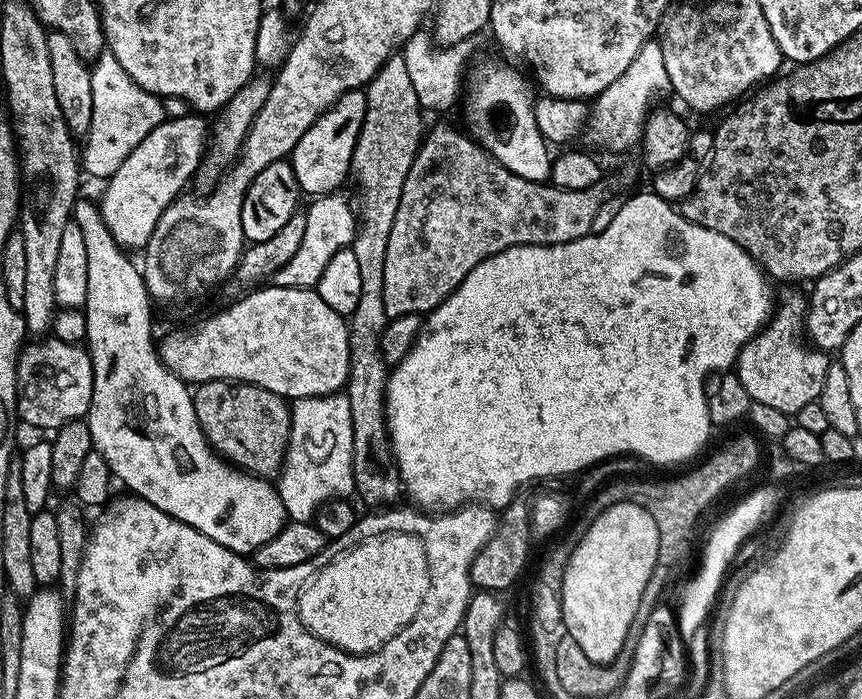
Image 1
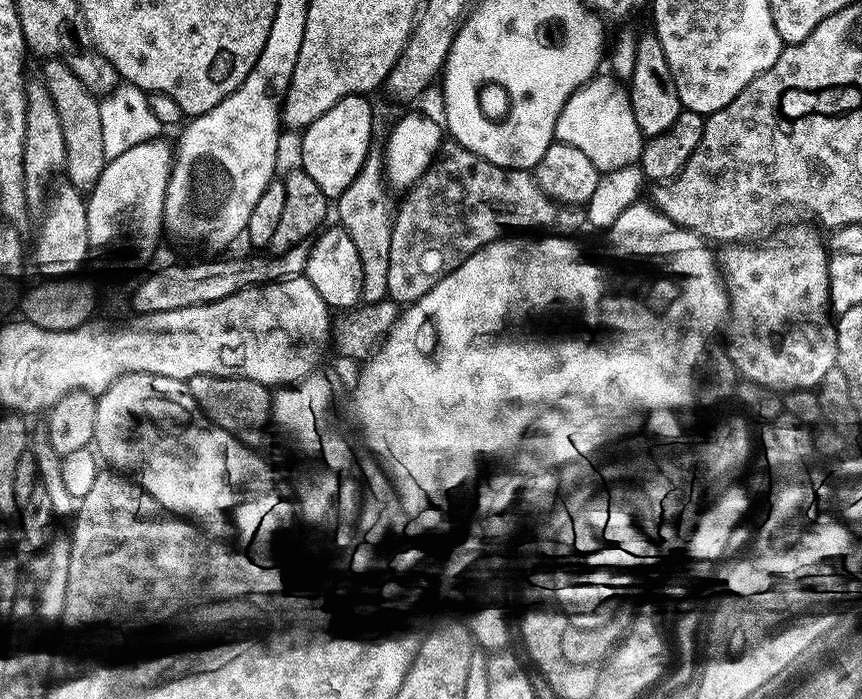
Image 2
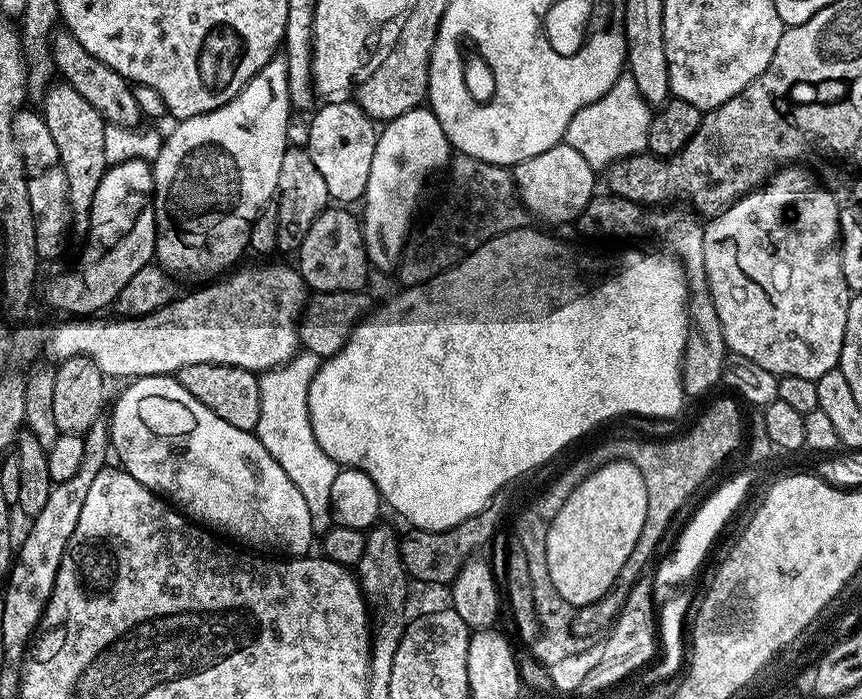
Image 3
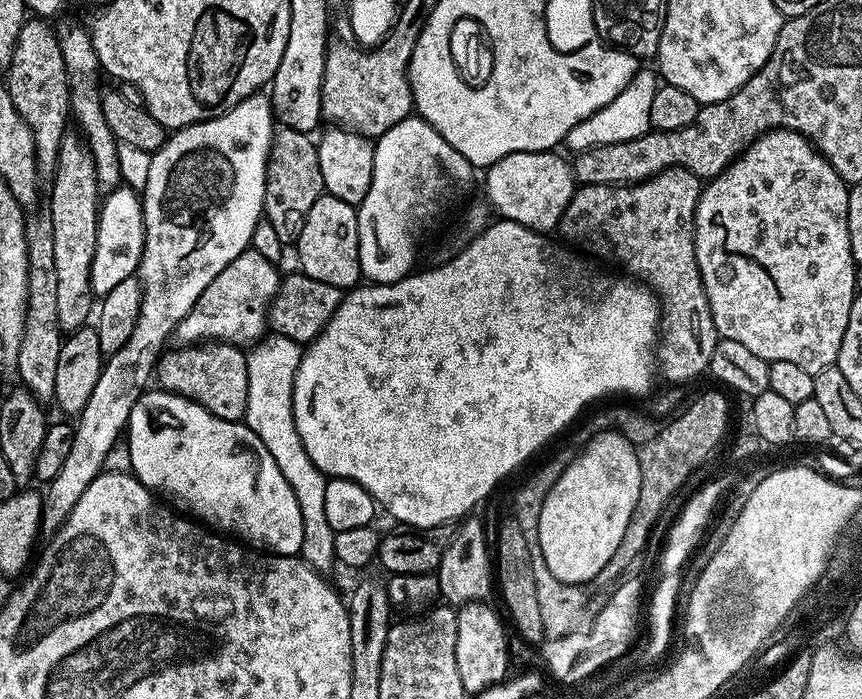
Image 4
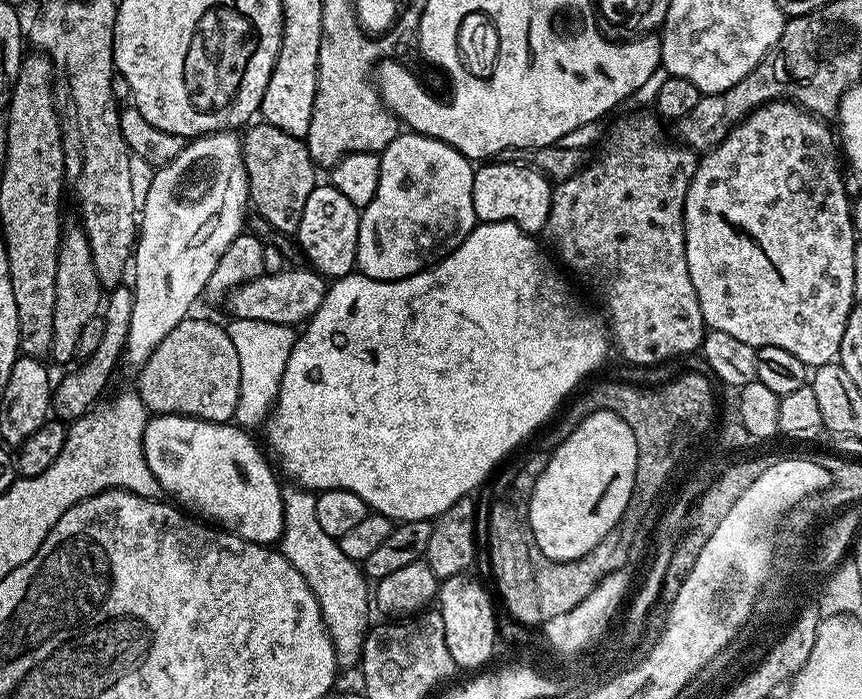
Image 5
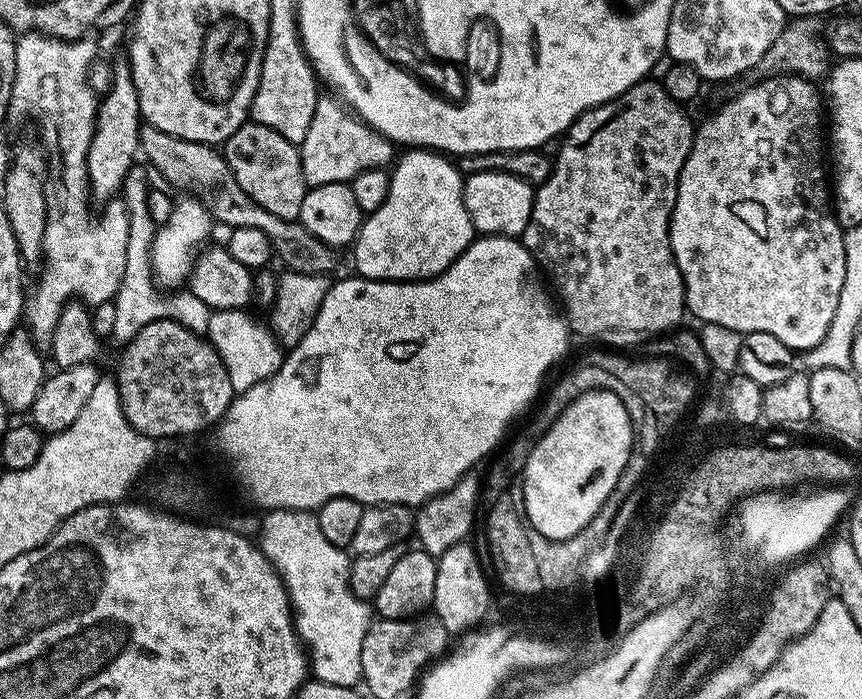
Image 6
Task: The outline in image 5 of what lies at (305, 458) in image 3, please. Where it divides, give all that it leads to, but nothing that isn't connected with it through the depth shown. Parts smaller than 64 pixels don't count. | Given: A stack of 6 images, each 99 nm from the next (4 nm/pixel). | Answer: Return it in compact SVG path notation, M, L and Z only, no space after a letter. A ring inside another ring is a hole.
M233 319L227 325L228 337L238 352L238 370L240 385L238 386L238 406L235 423L245 430L252 430L256 423L265 419L271 409L276 392L282 382L282 374L286 370L286 362L290 358L292 348L296 345L298 335L295 327L278 322L258 322L257 320ZM291 482L282 488L284 498L284 532L278 541L278 550L302 574L316 595L326 630L336 651L336 663L341 669L355 669L364 649L364 638L368 634L368 608L370 612L370 584L361 565L342 554L339 539L330 537L318 523L315 510L316 496L307 488Z

